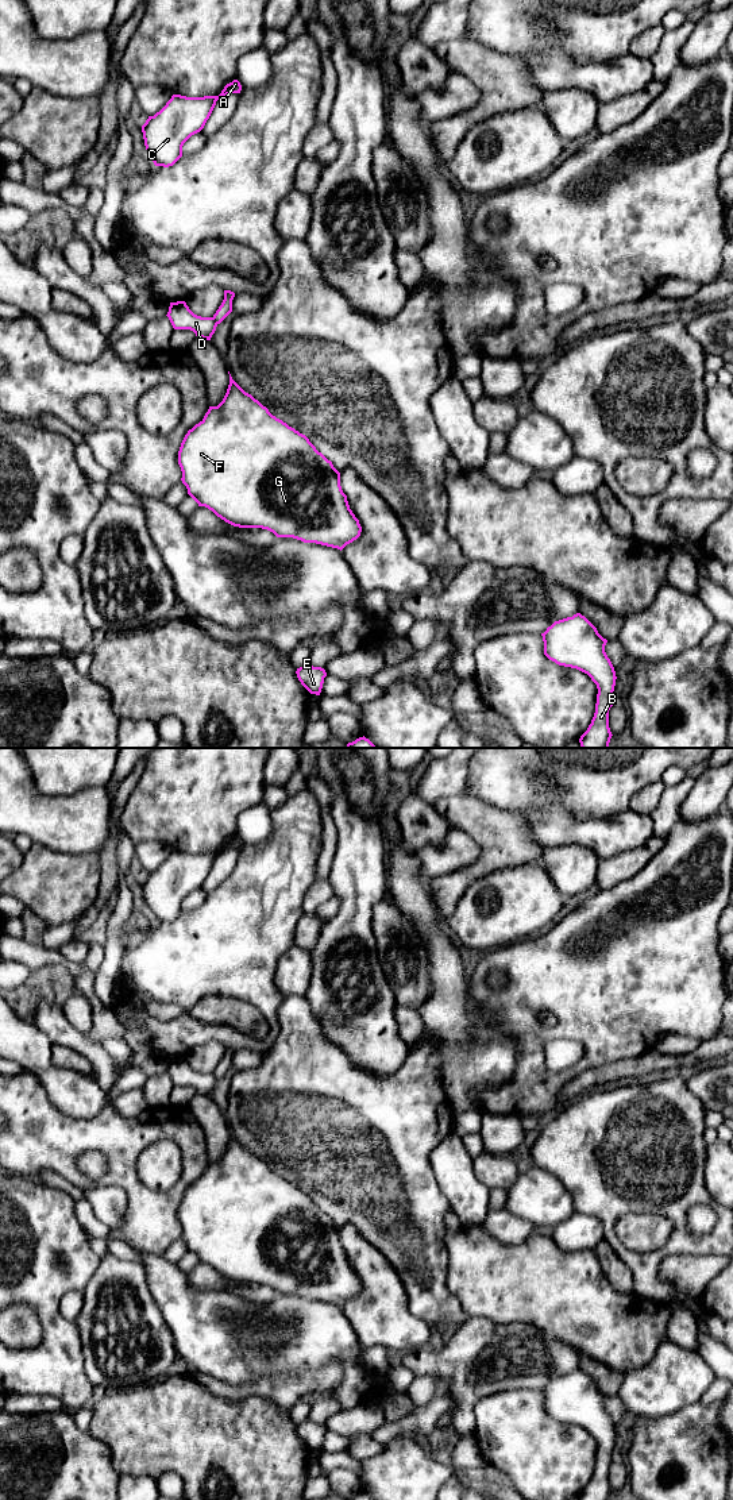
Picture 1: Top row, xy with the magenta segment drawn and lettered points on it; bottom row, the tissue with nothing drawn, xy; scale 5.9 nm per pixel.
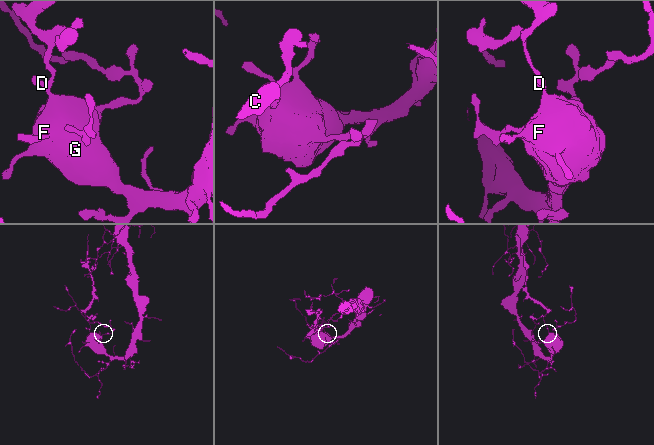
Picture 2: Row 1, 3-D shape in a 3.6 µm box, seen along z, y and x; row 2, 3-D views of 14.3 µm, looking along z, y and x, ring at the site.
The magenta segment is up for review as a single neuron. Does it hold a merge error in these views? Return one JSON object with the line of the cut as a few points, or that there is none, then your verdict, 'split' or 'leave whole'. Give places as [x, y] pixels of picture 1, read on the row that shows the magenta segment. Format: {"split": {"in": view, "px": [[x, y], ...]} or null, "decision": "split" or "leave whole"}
{"split": {"in": "xy", "px": [[212, 317], [216, 324]]}, "decision": "split"}

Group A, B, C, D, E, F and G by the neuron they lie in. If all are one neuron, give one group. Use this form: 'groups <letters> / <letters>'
groups A C / B D E F G

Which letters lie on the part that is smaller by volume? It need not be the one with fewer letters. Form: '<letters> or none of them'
A, C

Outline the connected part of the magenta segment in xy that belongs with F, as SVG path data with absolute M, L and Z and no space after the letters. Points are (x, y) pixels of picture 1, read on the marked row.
M231 377L223 401L209 406L204 419L185 435L178 464L188 494L212 510L225 523L239 528L262 528L277 537L293 537L304 543L316 543L343 550L360 536L359 520L350 509L347 495L340 486L340 473L309 439L273 416L251 394L246 393Z

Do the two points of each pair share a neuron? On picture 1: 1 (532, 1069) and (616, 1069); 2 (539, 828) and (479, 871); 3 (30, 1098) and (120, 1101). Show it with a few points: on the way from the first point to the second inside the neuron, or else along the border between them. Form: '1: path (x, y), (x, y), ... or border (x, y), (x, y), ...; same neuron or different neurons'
1: border (618, 1061), (586, 1071); different neurons
2: border (521, 817), (529, 839), (546, 849); different neurons
3: border (112, 1099), (124, 1117), (137, 1117), (145, 1109); different neurons

